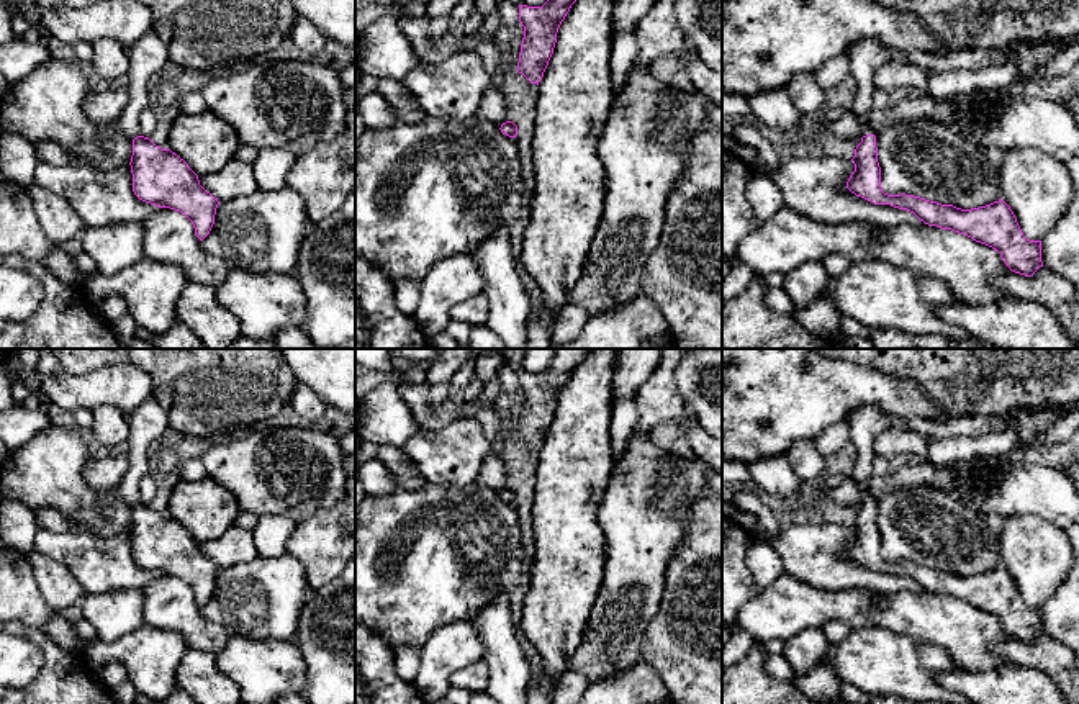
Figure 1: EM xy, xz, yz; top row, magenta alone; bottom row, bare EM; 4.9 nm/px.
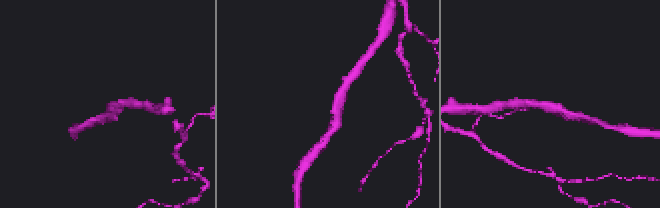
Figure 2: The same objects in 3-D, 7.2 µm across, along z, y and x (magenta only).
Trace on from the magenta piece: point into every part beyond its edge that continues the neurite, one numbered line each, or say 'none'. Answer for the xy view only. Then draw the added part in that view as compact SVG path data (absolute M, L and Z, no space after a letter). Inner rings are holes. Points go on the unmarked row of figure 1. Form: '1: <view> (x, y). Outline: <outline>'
1: xy (148, 423). Outline: M152 396L129 414L129 437L124 447L129 458L129 468L115 488L115 493L131 506L141 503L139 481L149 473L147 449L167 429L167 413Z

